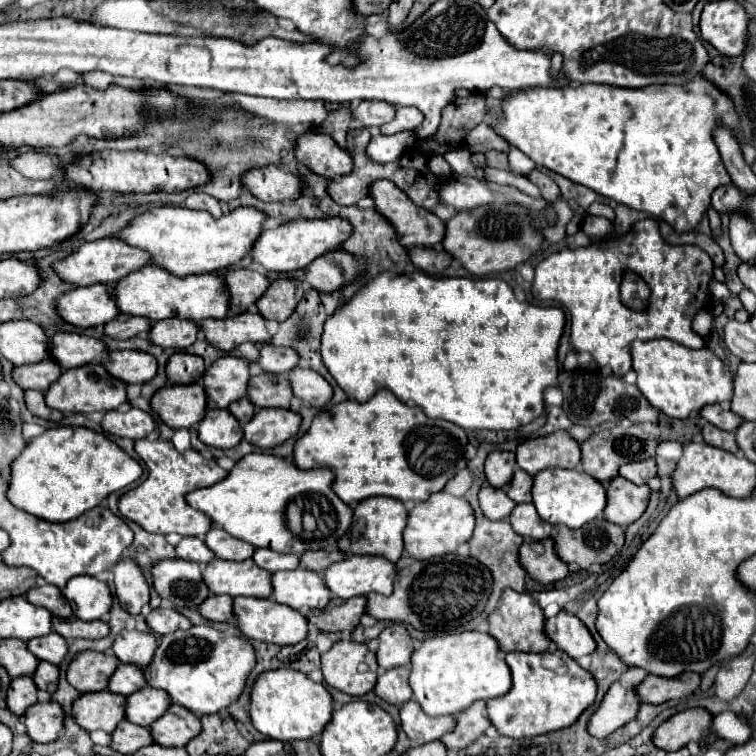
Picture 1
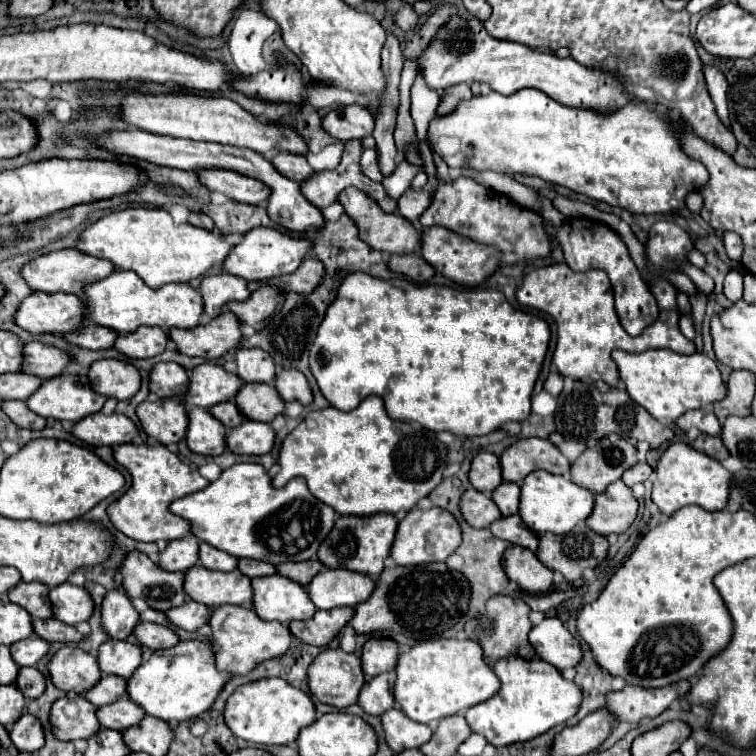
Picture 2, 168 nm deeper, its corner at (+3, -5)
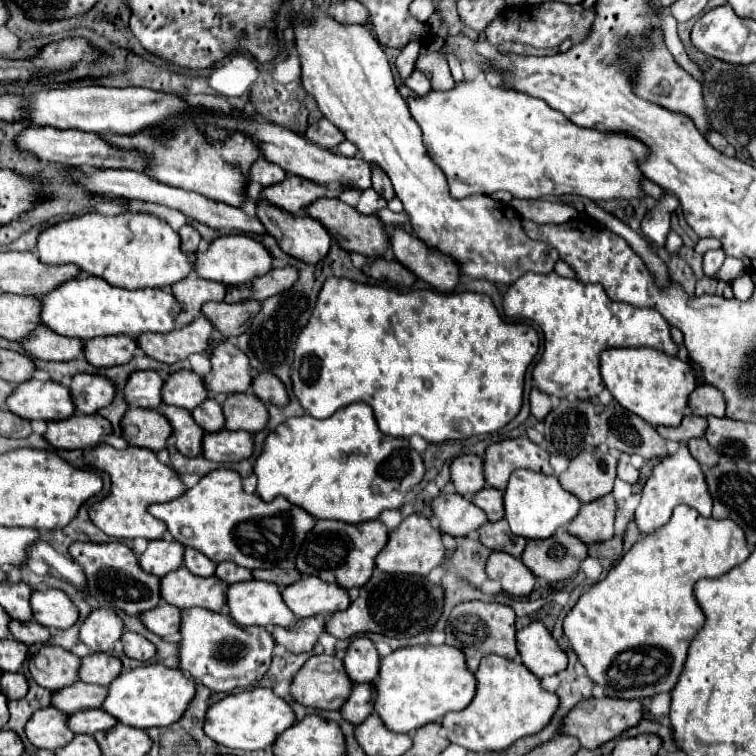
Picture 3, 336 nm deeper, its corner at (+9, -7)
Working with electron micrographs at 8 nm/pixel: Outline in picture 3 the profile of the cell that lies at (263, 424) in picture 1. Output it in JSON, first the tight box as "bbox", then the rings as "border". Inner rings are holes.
{"bbox":[202,429,254,463],"border":[[[222,429],[218,433],[204,435],[202,455],[218,463],[238,463],[254,453],[254,441],[250,433]]]}

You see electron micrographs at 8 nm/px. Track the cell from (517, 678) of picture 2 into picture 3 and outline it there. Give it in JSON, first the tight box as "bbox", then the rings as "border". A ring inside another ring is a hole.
{"bbox":[442,655,560,751],"border":[[[490,655],[490,657],[484,657],[484,661],[480,663],[480,667],[474,675],[478,681],[474,701],[466,709],[456,711],[456,713],[448,713],[442,719],[444,735],[452,743],[458,743],[458,745],[466,747],[468,751],[500,751],[500,749],[508,749],[508,745],[512,745],[520,737],[528,737],[528,735],[542,731],[552,721],[552,717],[556,713],[556,705],[560,701],[556,701],[556,693],[546,691],[542,687],[540,679],[524,663],[516,663],[516,661],[510,661],[504,657]]]}

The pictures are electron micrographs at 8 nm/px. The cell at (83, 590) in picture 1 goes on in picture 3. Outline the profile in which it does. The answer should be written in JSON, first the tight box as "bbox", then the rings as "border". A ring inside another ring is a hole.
{"bbox":[32,589,78,629],"border":[[[50,589],[46,593],[32,593],[34,619],[50,629],[68,629],[78,621],[78,607],[60,589]]]}

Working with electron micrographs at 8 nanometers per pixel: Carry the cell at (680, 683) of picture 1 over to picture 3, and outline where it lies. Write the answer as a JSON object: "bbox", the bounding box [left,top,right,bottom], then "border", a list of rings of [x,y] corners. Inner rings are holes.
{"bbox":[562,697,644,749],"border":[[[590,697],[586,701],[580,701],[564,719],[562,723],[562,733],[570,733],[576,735],[582,743],[582,747],[586,749],[596,749],[598,745],[620,737],[626,729],[634,727],[640,723],[640,719],[644,717],[644,705],[642,699],[612,699],[612,697]]]}

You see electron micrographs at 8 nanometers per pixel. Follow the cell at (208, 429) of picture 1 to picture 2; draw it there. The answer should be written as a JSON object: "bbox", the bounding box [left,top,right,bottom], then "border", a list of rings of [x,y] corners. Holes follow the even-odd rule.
{"bbox":[186,409,226,455],"border":[[[188,409],[186,443],[192,453],[222,455],[226,451],[226,427],[218,425],[206,409]]]}

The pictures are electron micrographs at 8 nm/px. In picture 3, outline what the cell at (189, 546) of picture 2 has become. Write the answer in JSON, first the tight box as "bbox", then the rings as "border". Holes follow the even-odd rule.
{"bbox":[140,541,184,577],"border":[[[148,541],[148,549],[140,555],[140,567],[156,577],[164,577],[166,573],[182,567],[182,563],[184,547],[178,541]]]}

